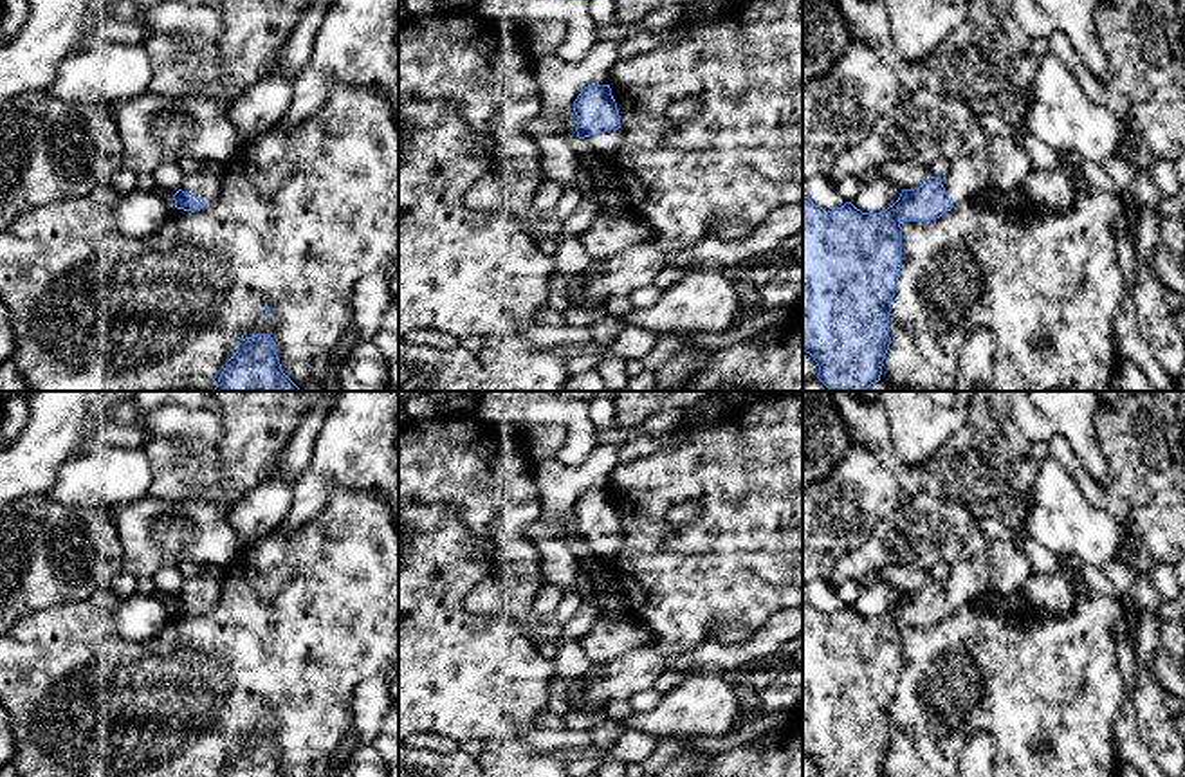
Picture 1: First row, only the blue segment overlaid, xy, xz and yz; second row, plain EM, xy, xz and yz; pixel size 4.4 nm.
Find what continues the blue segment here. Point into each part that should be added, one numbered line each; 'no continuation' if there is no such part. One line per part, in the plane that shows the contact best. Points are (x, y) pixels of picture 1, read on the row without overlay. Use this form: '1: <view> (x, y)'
1: xz (603, 550)

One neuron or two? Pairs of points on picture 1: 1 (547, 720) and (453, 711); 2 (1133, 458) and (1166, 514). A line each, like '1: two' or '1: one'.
1: two
2: one

